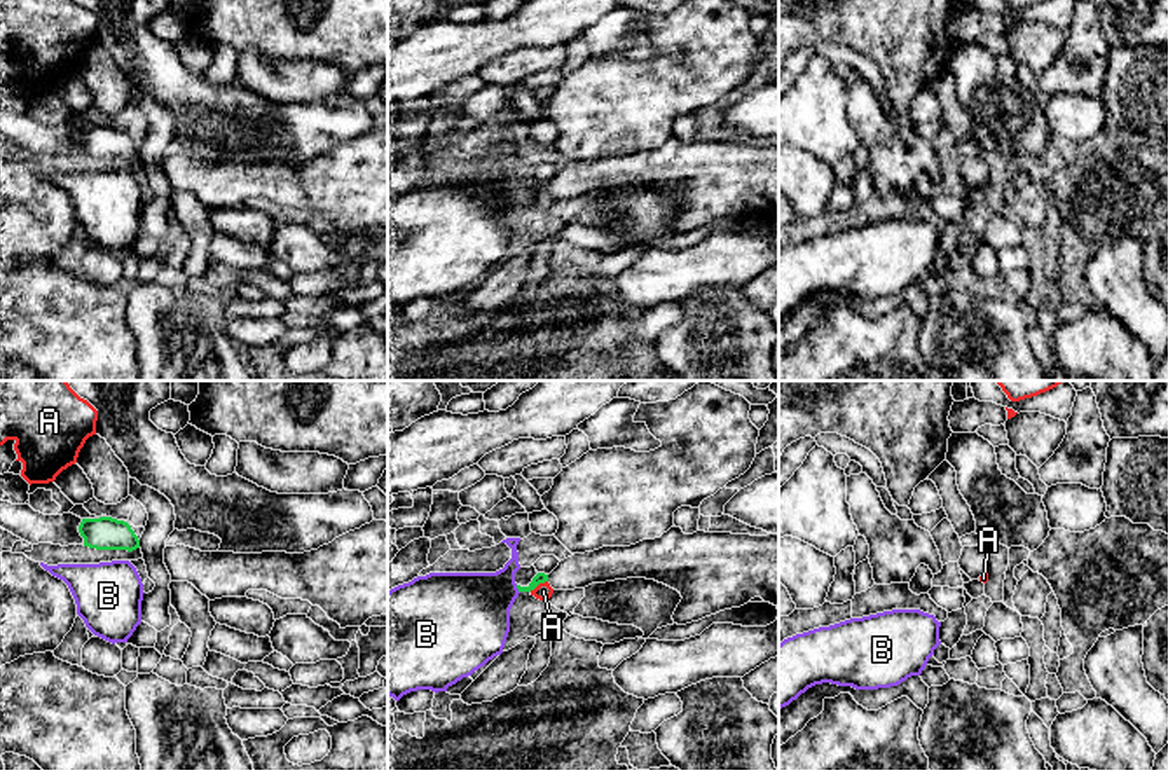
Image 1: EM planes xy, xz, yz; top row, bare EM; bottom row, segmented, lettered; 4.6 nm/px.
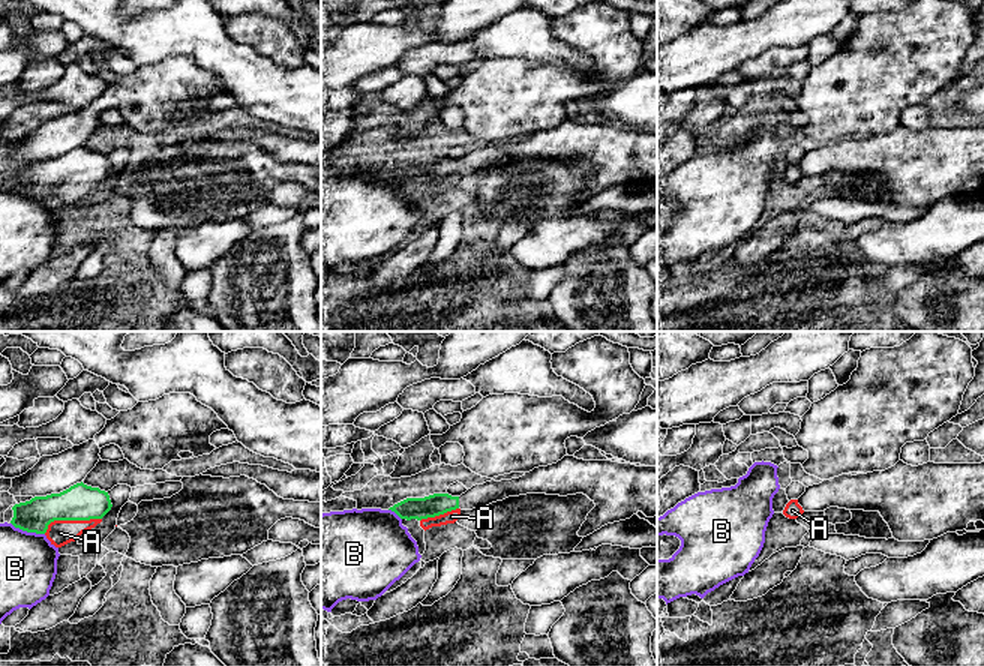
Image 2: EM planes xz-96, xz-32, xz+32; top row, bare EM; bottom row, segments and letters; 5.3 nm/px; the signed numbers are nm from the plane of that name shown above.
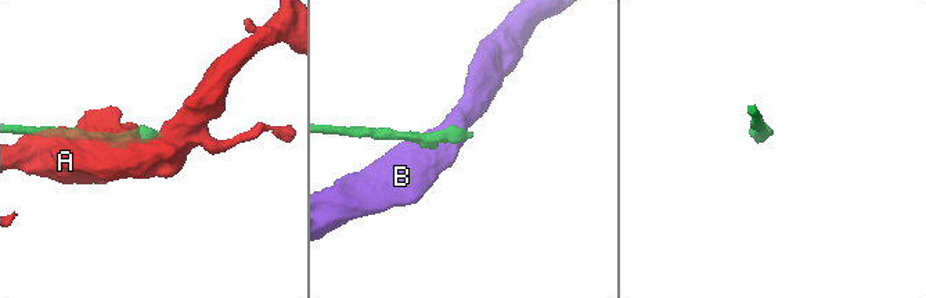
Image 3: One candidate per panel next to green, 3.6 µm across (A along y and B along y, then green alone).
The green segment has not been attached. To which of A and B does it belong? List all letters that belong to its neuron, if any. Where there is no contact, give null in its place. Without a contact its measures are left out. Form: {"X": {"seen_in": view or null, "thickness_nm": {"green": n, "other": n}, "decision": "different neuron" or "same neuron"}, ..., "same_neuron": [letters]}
{"A": {"seen_in": "xz", "thickness_nm": {"green": 50, "other": 80}, "decision": "different neuron"}, "B": {"seen_in": "xz", "thickness_nm": {"green": 50, "other": 360}, "decision": "different neuron"}, "same_neuron": []}

